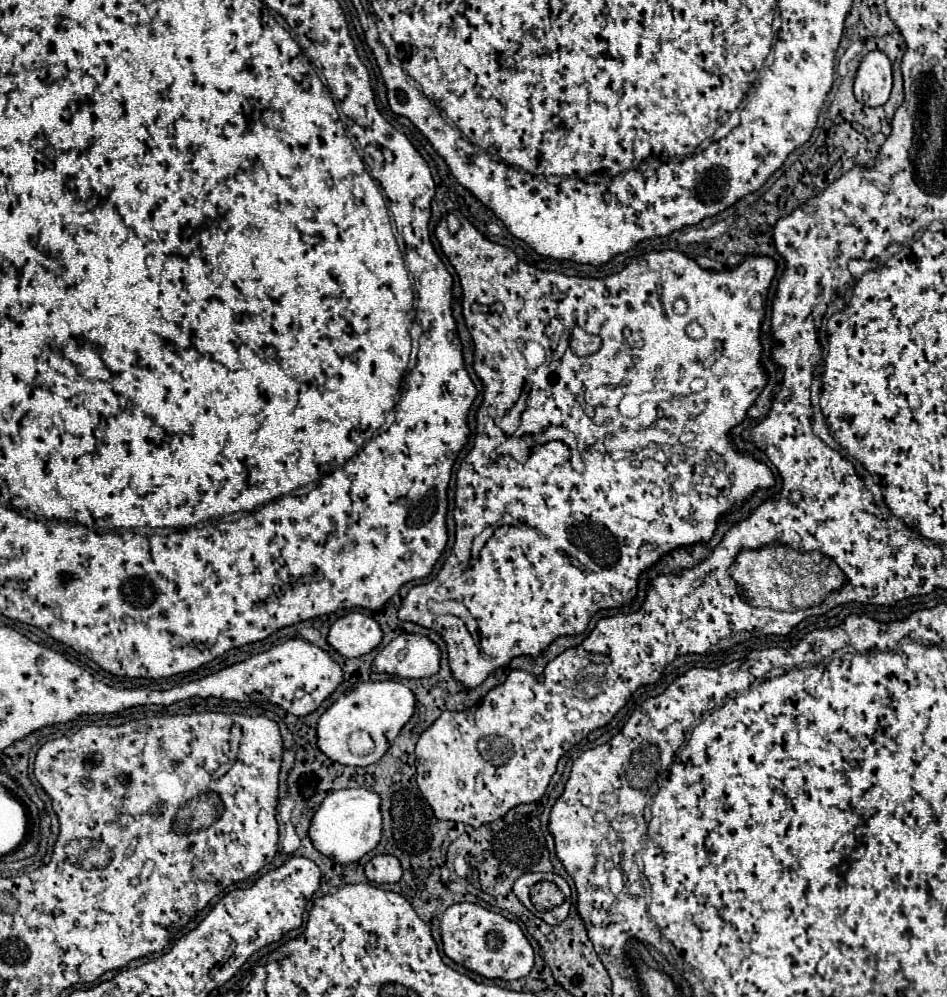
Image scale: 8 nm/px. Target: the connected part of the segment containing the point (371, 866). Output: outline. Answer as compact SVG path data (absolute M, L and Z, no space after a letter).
M388 854L374 856L366 864L366 876L376 884L394 884L402 878L402 866L396 860L396 856L388 856Z

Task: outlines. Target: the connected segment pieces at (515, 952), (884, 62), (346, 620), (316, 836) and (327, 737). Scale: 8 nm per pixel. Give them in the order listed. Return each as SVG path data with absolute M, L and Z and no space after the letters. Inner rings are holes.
M470 902L450 906L440 920L440 934L444 954L448 958L486 978L518 980L526 976L534 966L534 950L522 928L516 922L506 920L502 914L486 910L484 906Z
M868 52L854 78L854 96L864 106L882 106L892 90L892 64L884 52Z
M350 612L332 624L328 642L342 656L356 658L368 654L382 642L382 630L374 618L362 612Z
M346 788L328 794L318 812L314 814L308 834L316 850L332 858L334 862L346 864L360 860L364 854L376 848L382 836L380 796L364 788Z
M384 680L384 682L364 682L360 686L356 686L352 692L342 694L318 720L318 748L332 758L334 762L340 764L348 764L348 766L370 766L374 762L378 762L384 752L390 748L390 744L394 742L394 738L398 736L398 732L402 730L402 726L410 720L410 716L414 714L416 708L416 698L412 694L410 688L406 688L400 682L394 680ZM352 732L366 732L372 742L374 748L372 752L360 756L360 754L352 754L352 750L348 748L348 738Z

